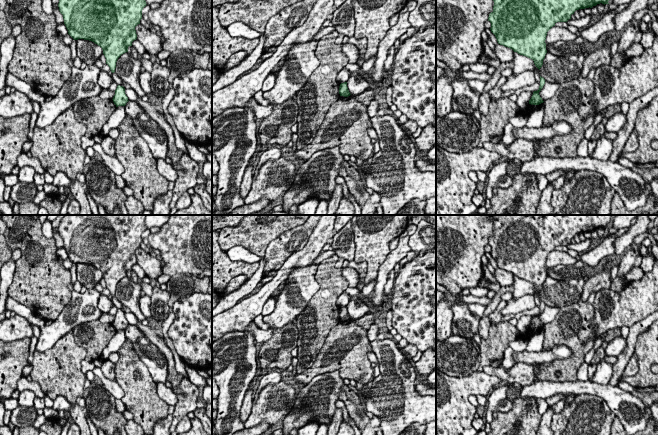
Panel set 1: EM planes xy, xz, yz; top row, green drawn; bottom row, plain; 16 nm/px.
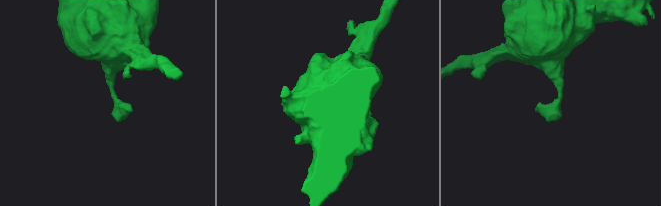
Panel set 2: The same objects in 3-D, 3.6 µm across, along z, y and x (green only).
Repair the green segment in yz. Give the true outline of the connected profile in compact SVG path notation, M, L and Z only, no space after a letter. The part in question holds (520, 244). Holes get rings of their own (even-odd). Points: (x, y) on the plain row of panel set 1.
M492 215L493 235L489 238L488 245L491 247L491 256L495 259L498 268L512 273L520 279L526 280L534 285L540 294L547 277L547 256L557 246L567 246L576 234L592 232L597 228L609 228L612 215Z

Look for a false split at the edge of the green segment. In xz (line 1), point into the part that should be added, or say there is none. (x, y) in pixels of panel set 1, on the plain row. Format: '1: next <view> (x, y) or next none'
1: next none

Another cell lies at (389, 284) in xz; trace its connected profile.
M392 270L389 274L388 274L388 278L387 278L387 282L385 284L384 287L384 295L391 297L391 292L394 286L394 281L396 278L396 273L394 270Z

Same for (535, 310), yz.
M534 307L533 309L527 309L523 312L517 313L514 317L519 320L522 316L537 315L539 313L540 307Z

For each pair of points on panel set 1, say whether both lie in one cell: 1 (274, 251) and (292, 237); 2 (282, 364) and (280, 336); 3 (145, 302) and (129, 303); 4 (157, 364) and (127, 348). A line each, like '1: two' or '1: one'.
1: one
2: one
3: two
4: two

